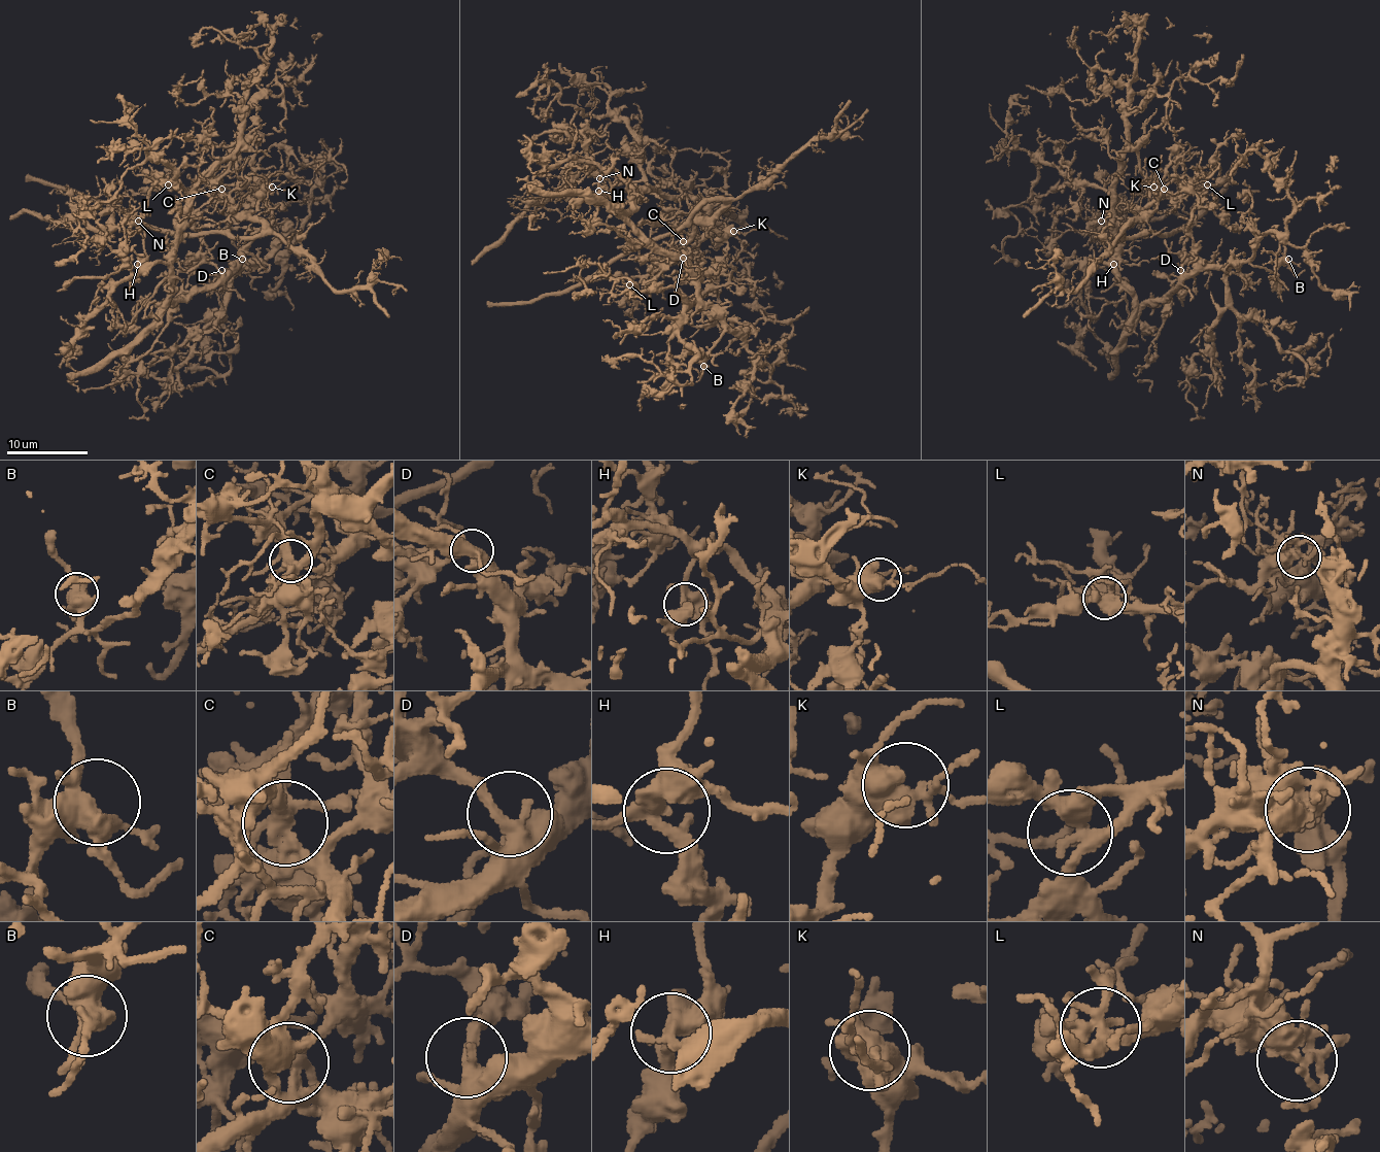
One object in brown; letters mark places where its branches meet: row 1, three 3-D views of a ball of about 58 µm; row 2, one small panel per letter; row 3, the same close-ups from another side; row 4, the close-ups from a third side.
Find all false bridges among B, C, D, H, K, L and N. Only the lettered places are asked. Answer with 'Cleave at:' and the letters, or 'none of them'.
Cleave at: C, N

